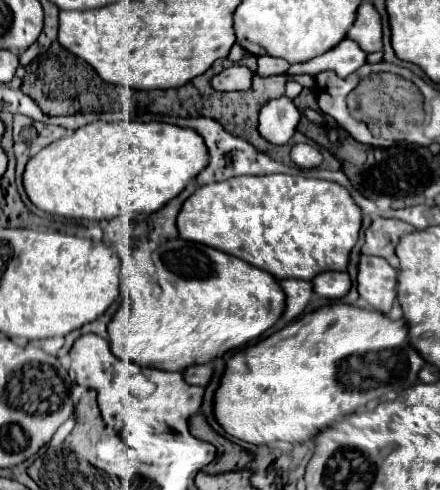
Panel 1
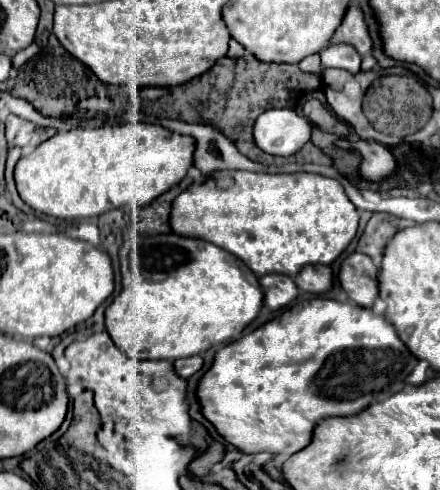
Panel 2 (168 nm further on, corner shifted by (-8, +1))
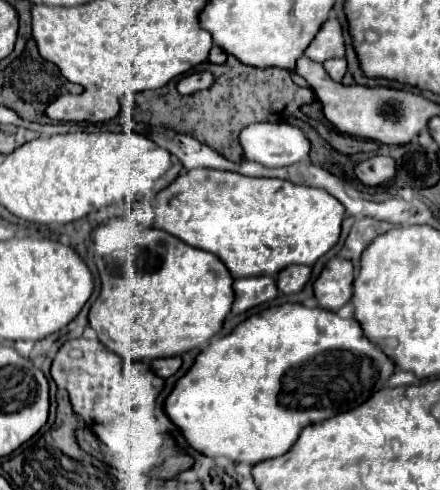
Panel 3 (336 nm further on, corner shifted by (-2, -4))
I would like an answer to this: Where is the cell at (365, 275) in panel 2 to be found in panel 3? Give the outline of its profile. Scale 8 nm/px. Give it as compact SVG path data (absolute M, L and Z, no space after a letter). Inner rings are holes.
M332 258L322 268L320 276L312 284L314 298L320 308L336 312L352 298L354 266L348 260Z

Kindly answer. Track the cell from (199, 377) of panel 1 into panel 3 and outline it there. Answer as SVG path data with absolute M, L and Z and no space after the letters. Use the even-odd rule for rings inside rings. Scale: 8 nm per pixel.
M172 356L172 358L162 358L162 360L152 360L150 368L152 368L154 374L158 374L162 378L168 378L180 368L180 364L182 364L182 360L178 356Z

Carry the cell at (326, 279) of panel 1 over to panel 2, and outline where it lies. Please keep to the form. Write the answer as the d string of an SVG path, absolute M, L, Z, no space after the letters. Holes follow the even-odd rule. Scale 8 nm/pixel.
M308 265L294 277L294 281L300 291L322 295L334 287L336 277L328 265Z

